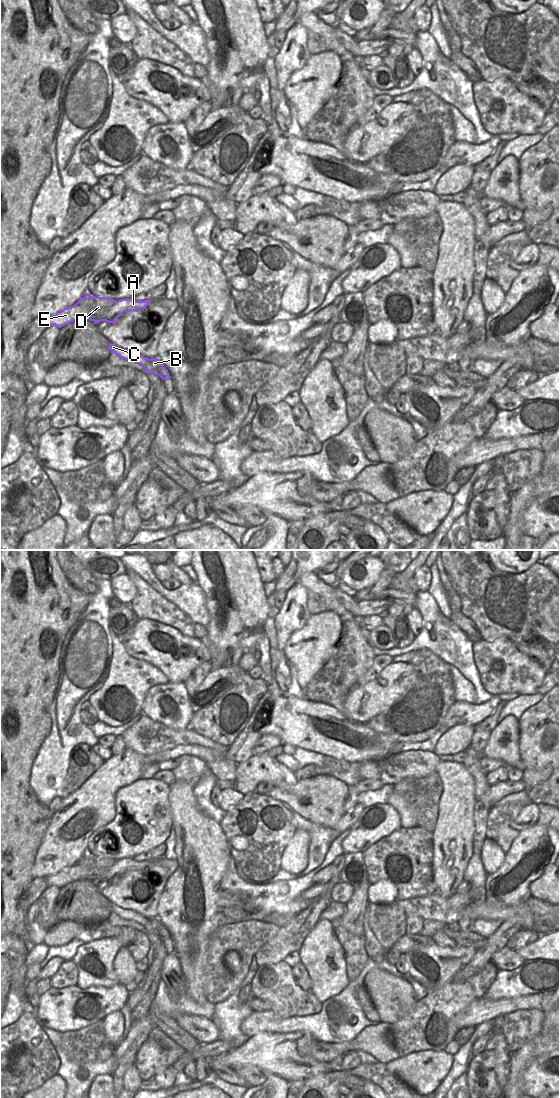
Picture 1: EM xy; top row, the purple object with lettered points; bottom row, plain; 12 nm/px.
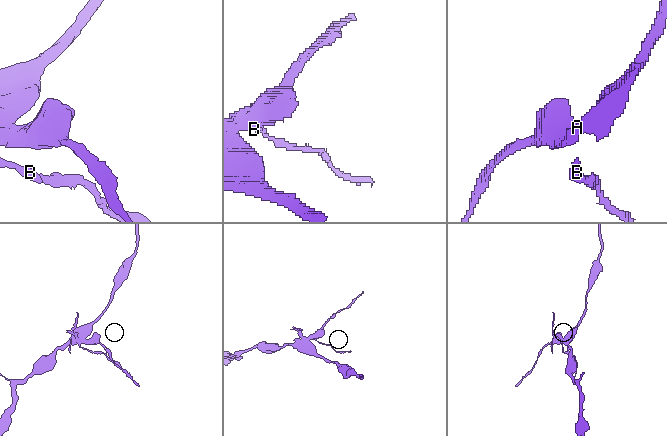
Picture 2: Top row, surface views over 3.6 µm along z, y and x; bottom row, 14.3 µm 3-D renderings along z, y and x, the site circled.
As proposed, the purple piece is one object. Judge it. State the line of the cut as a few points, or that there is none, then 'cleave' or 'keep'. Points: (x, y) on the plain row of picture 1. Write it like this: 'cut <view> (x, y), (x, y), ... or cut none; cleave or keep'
cut xy (116, 861), (105, 873), (95, 878), (86, 879); cleave

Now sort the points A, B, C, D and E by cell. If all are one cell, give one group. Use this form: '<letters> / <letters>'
A B C / D E

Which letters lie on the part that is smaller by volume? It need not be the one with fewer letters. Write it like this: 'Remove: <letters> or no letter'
Remove: A, B, C

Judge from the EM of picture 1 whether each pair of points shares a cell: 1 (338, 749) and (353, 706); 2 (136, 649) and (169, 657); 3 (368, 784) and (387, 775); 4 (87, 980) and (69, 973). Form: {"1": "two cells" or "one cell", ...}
{"1": "two cells", "2": "one cell", "3": "two cells", "4": "two cells"}

